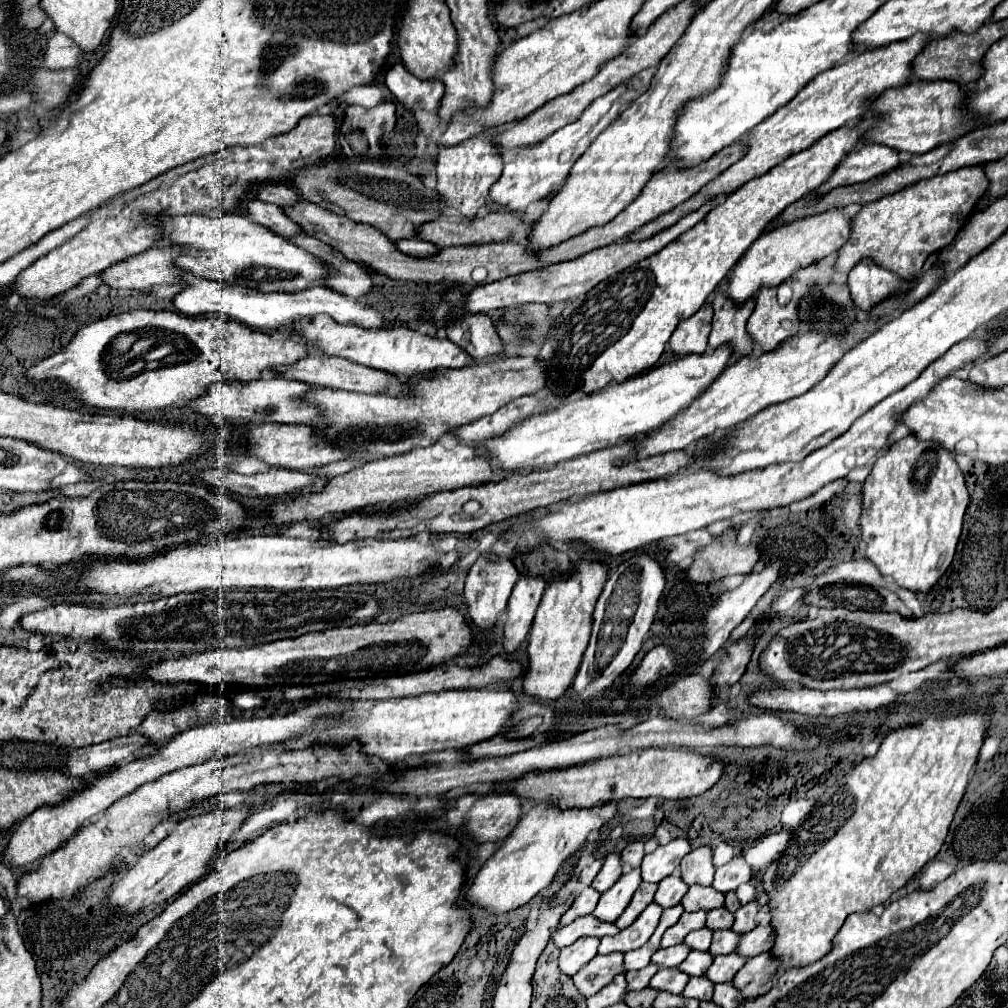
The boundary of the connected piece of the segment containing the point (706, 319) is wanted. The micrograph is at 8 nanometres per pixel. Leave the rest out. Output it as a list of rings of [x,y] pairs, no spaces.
[[[701,308],[691,318],[683,320],[669,340],[669,348],[677,356],[703,354],[707,350],[707,338],[711,332],[711,308]]]

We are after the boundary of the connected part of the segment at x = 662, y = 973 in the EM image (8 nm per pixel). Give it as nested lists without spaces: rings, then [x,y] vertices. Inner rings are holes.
[[[659,968],[657,974],[649,982],[649,988],[665,990],[671,994],[681,994],[687,982],[689,982],[689,976],[679,972],[677,968]]]

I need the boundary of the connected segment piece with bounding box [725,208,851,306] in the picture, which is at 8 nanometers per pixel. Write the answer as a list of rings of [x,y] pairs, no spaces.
[[[833,208],[823,214],[805,216],[801,220],[789,222],[785,226],[779,226],[771,232],[763,232],[753,246],[739,258],[739,262],[733,266],[731,274],[727,274],[725,280],[725,296],[735,302],[735,306],[743,306],[747,300],[755,298],[757,292],[765,288],[777,288],[783,284],[795,270],[807,268],[831,252],[837,252],[851,234],[851,222],[843,216],[843,210]]]

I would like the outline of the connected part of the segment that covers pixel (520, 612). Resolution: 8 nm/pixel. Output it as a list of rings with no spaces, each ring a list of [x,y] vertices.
[[[521,576],[509,596],[507,622],[503,624],[503,650],[507,656],[519,652],[527,640],[535,610],[545,590],[543,578]]]

